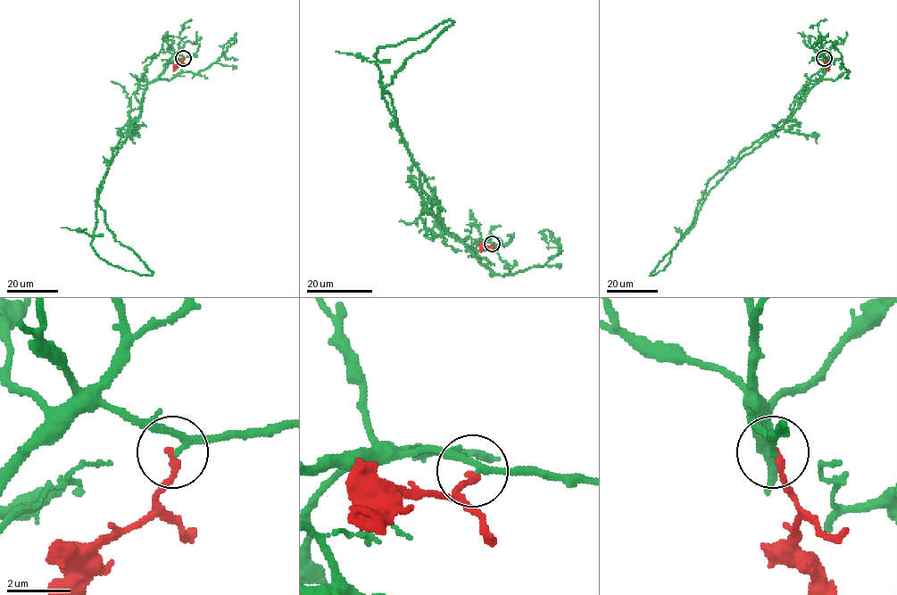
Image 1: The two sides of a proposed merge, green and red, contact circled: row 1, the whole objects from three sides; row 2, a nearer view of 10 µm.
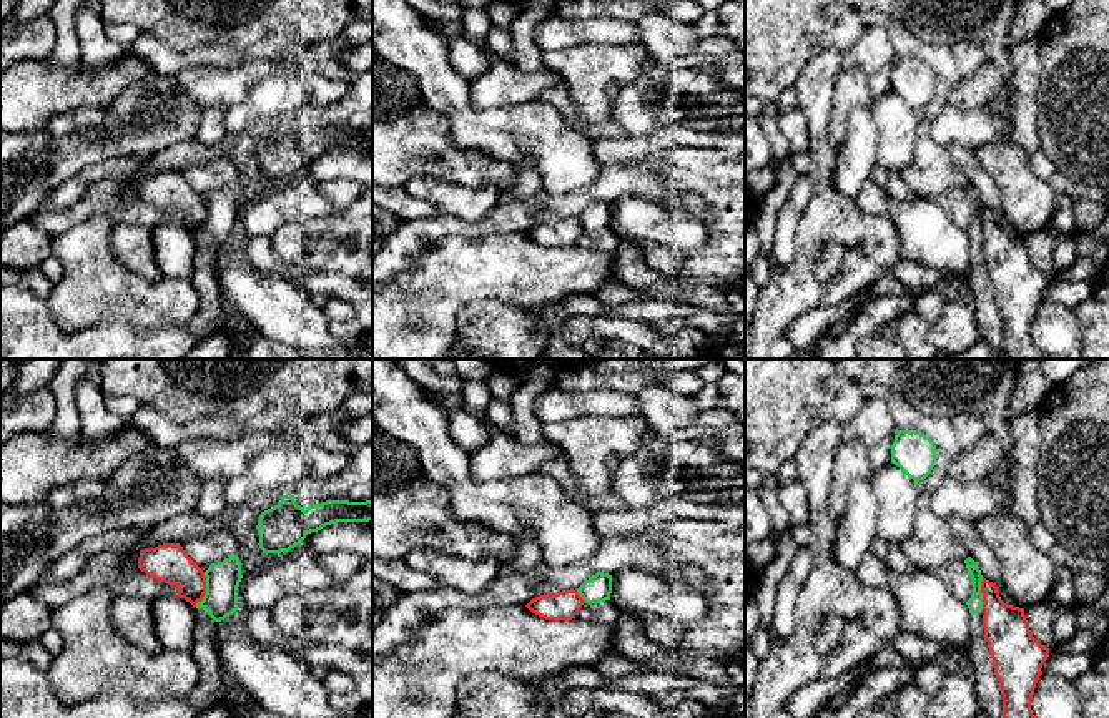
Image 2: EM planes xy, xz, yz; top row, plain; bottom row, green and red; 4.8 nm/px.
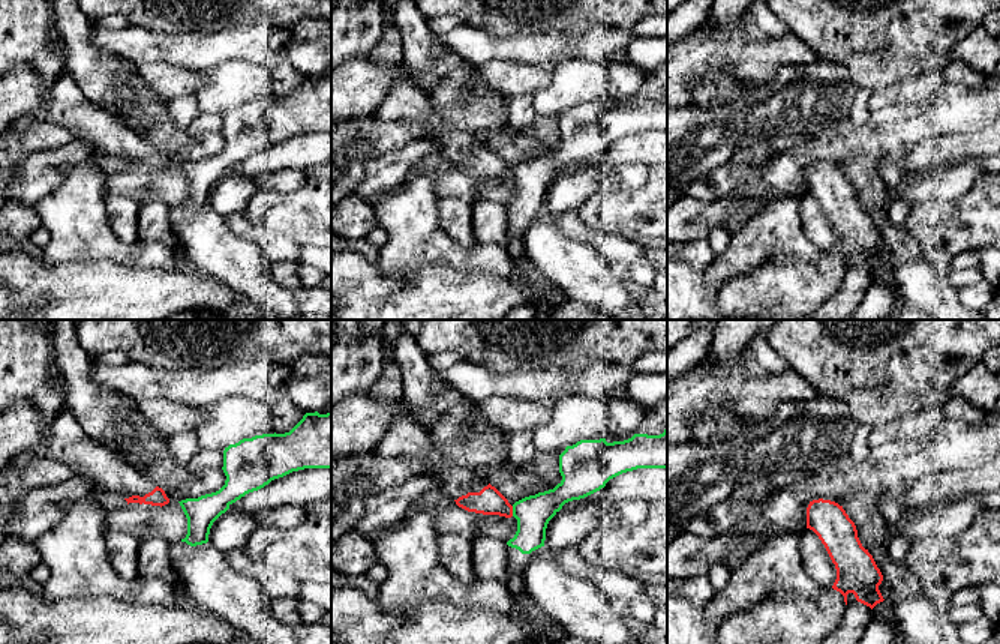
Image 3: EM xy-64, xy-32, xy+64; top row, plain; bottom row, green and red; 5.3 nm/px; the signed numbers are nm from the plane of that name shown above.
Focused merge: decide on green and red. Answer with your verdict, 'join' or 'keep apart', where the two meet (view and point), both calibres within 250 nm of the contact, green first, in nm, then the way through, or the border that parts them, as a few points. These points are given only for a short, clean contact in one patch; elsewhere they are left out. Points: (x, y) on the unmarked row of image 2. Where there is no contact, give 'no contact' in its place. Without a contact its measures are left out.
keep apart; meets green in xy at (207, 216); 160 nm thick on the green side, 190 nm on the other; border along xy (205, 200), (205, 223), (195, 233)

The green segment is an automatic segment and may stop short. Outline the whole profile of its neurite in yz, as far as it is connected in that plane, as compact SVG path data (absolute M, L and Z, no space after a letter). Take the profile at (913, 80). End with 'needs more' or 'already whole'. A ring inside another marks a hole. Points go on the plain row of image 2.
M896 58L891 73L891 91L898 93L914 110L924 108L936 90L934 70L916 58Z; already whole

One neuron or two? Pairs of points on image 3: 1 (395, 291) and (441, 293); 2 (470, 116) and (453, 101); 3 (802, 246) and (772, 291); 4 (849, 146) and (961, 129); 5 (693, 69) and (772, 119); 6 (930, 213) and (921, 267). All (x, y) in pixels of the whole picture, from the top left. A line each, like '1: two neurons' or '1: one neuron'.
1: one neuron
2: one neuron
3: two neurons
4: one neuron
5: two neurons
6: two neurons

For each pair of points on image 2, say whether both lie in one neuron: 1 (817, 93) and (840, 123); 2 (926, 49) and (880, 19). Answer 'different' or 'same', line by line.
1: different
2: same

